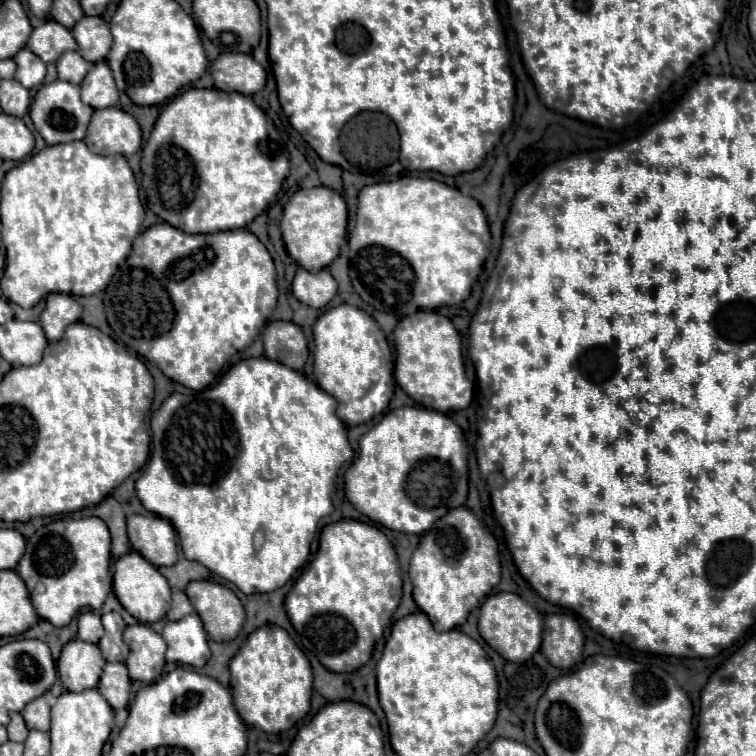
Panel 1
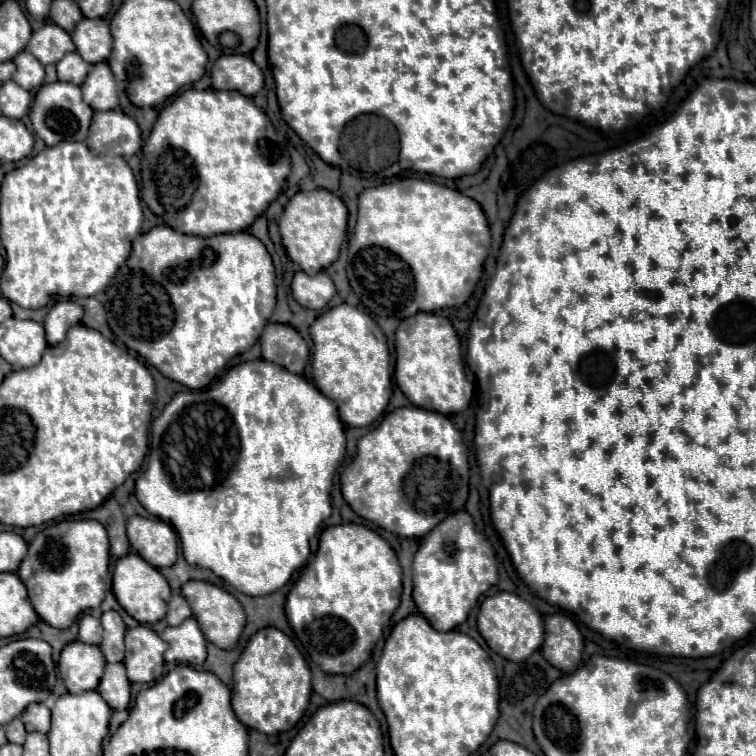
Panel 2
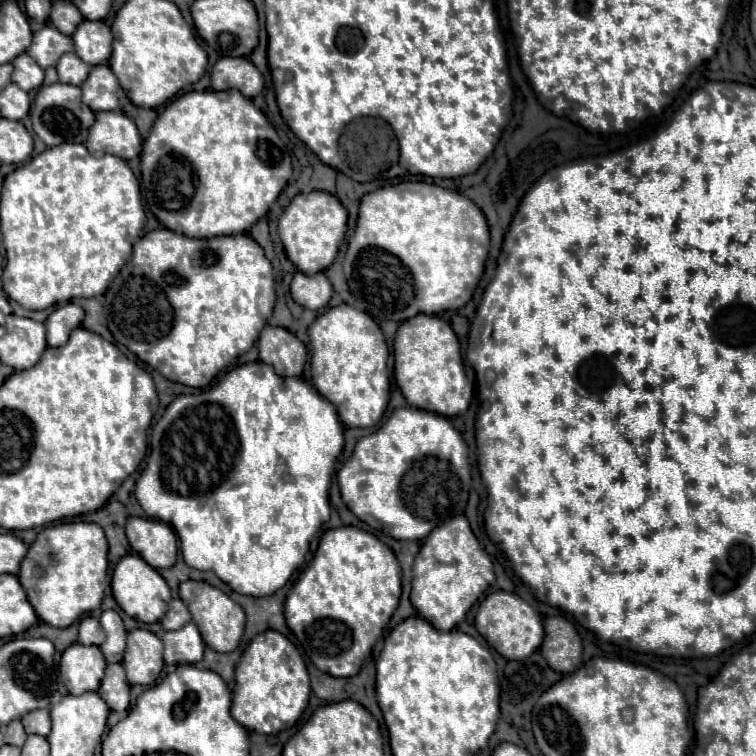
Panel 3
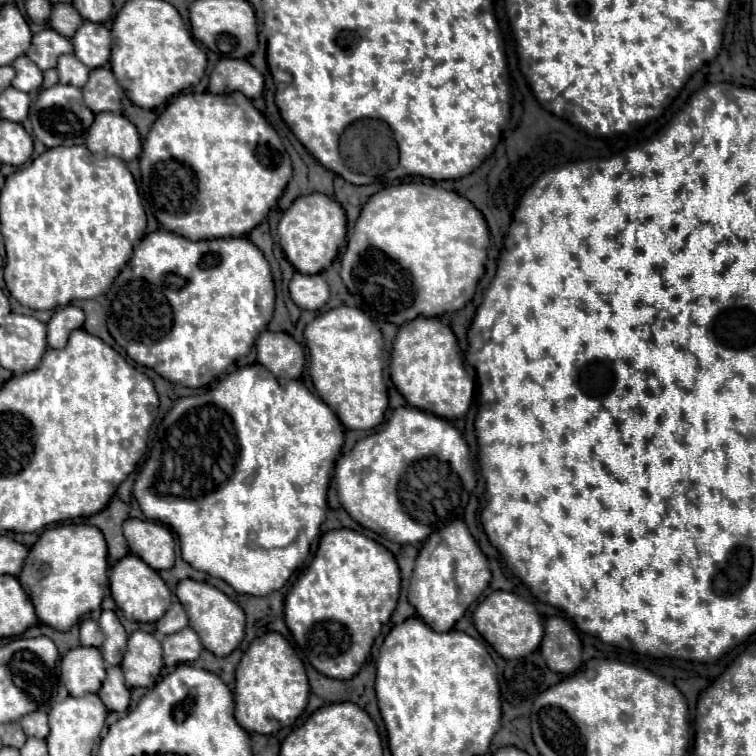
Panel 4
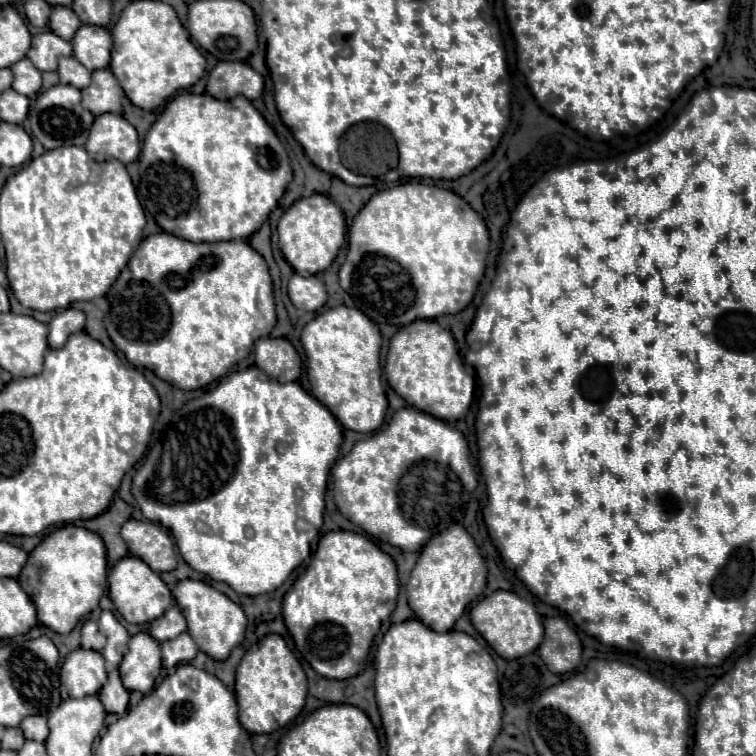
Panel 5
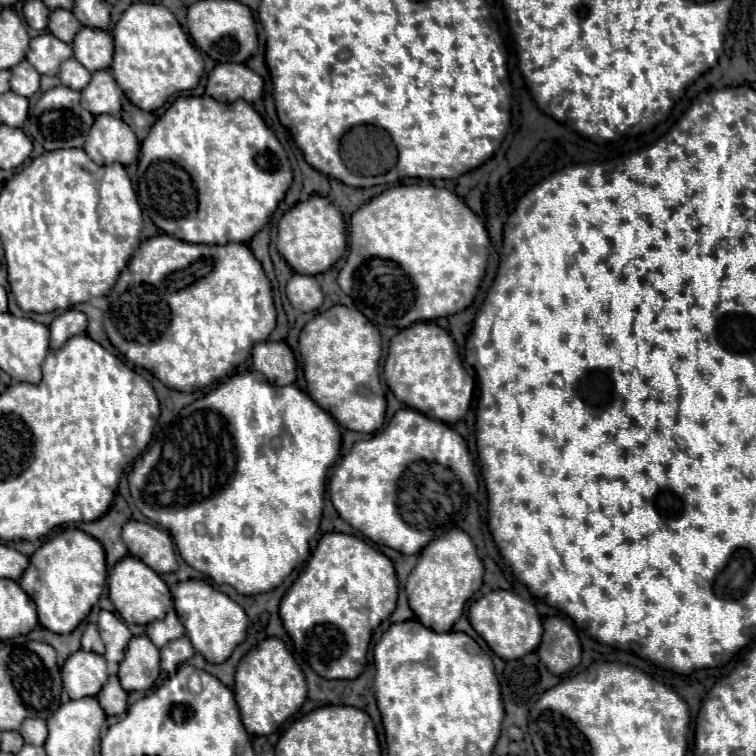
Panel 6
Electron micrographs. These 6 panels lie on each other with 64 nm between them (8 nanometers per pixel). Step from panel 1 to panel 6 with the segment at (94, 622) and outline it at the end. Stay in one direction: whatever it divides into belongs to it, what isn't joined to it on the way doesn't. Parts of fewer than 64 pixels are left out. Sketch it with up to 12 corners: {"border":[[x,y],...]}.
{"border":[[96,624],[82,634],[82,650],[104,654],[104,642]]}

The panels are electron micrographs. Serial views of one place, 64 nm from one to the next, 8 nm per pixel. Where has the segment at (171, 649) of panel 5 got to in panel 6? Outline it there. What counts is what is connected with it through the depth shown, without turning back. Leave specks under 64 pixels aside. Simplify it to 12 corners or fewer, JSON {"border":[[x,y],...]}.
{"border":[[186,636],[160,650],[160,668],[174,674],[194,656]]}

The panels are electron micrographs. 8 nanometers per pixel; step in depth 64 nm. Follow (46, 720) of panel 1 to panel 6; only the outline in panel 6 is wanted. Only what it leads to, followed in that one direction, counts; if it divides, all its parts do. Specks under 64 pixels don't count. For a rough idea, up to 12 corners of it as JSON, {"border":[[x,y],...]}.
{"border":[[28,718],[20,726],[26,744],[42,746],[48,730],[40,718]]}

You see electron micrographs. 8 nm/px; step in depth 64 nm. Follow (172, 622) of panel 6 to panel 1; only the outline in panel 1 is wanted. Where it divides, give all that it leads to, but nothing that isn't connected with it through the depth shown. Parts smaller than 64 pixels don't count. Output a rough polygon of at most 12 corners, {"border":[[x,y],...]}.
{"border":[[174,592],[168,620],[192,614],[188,596],[184,592]]}

